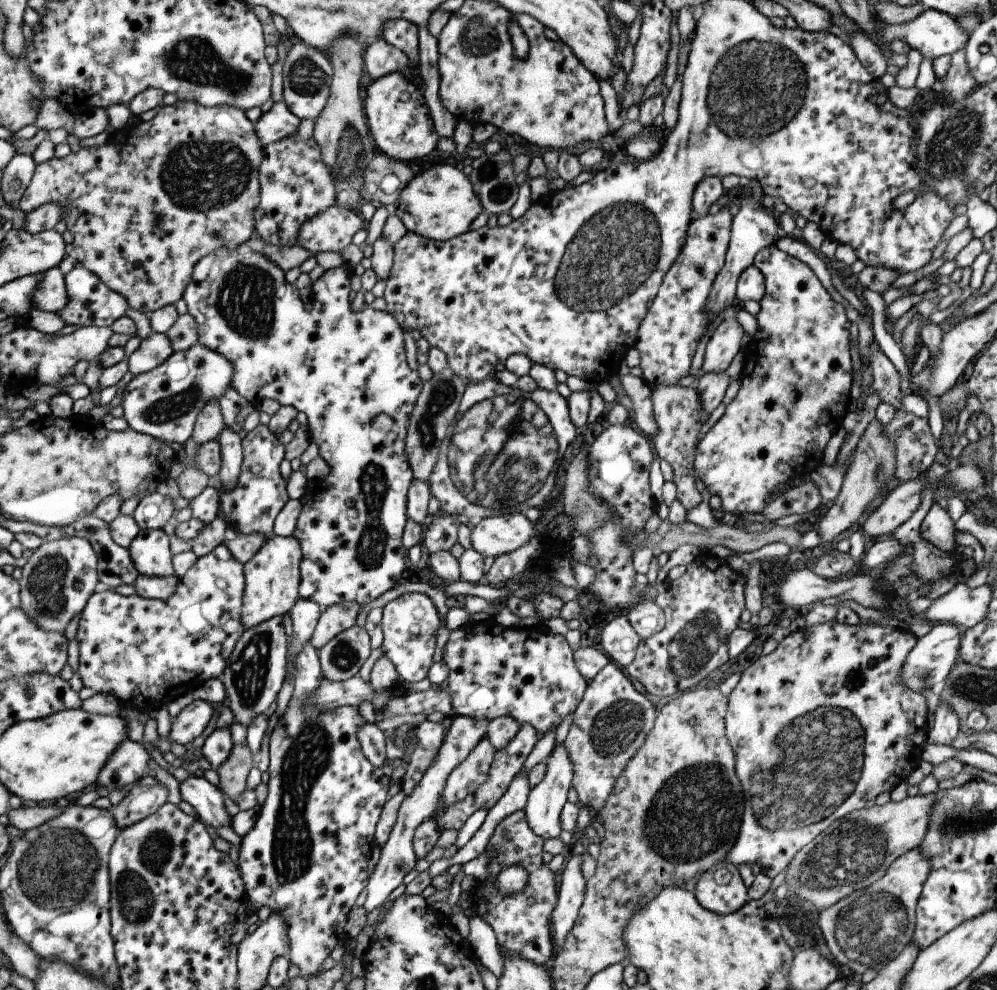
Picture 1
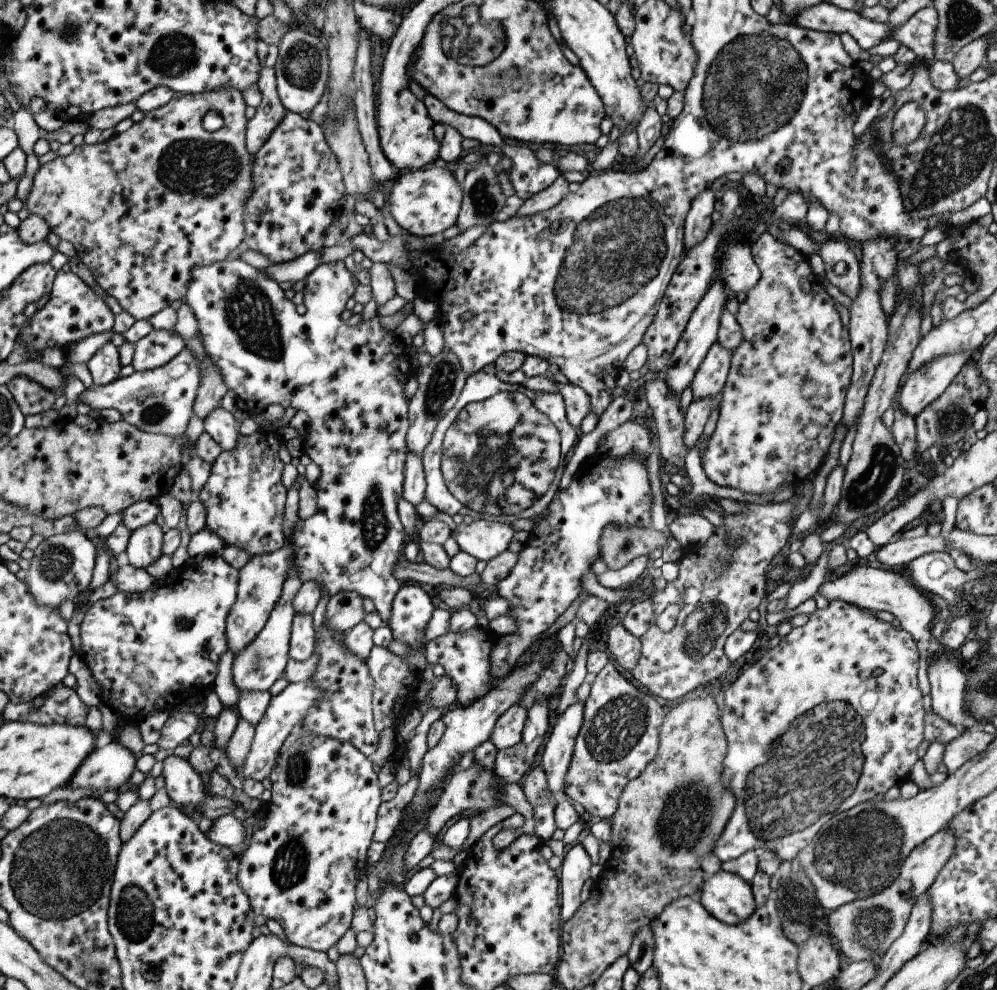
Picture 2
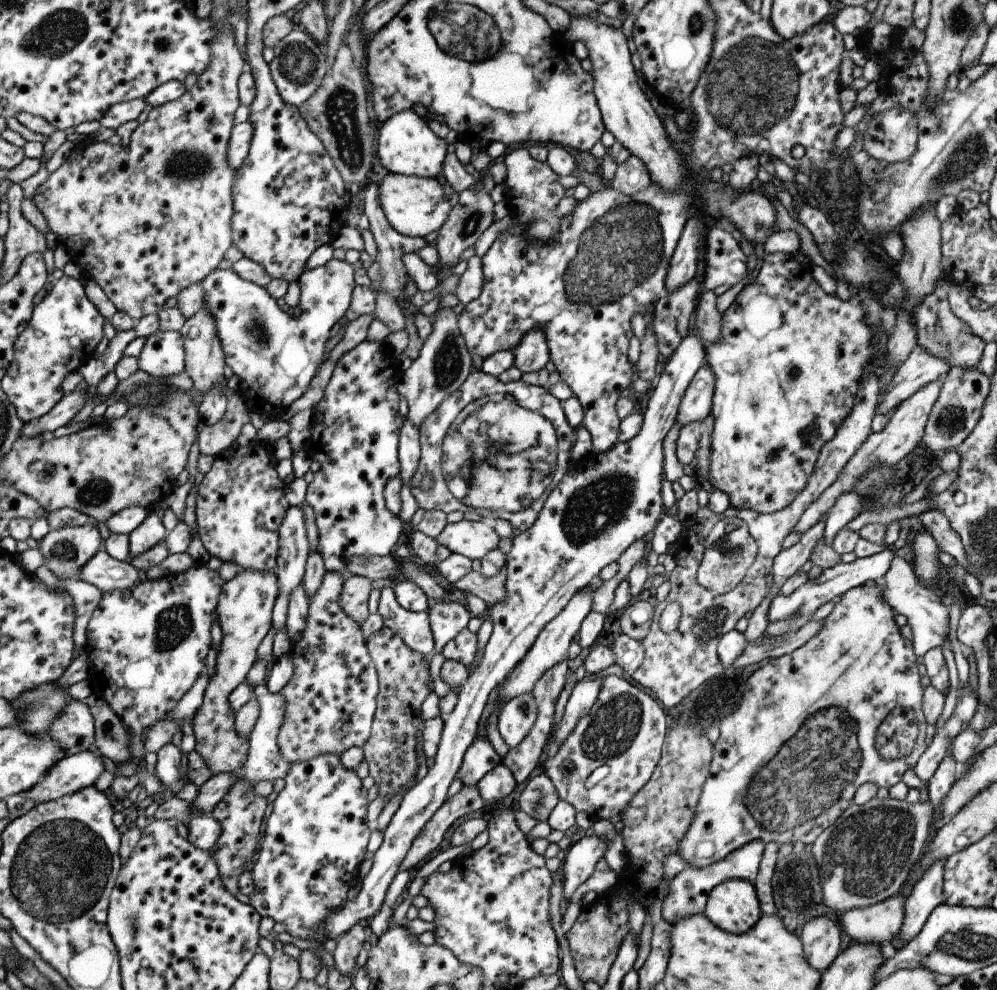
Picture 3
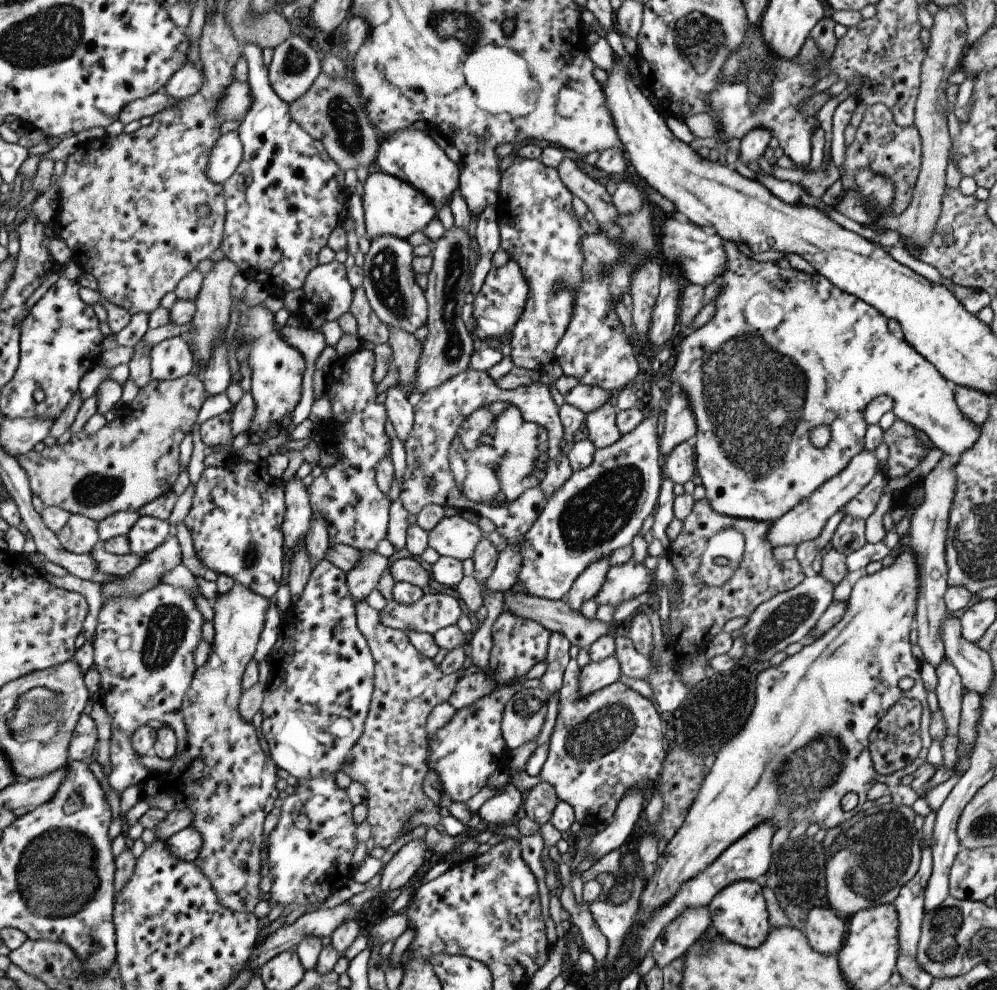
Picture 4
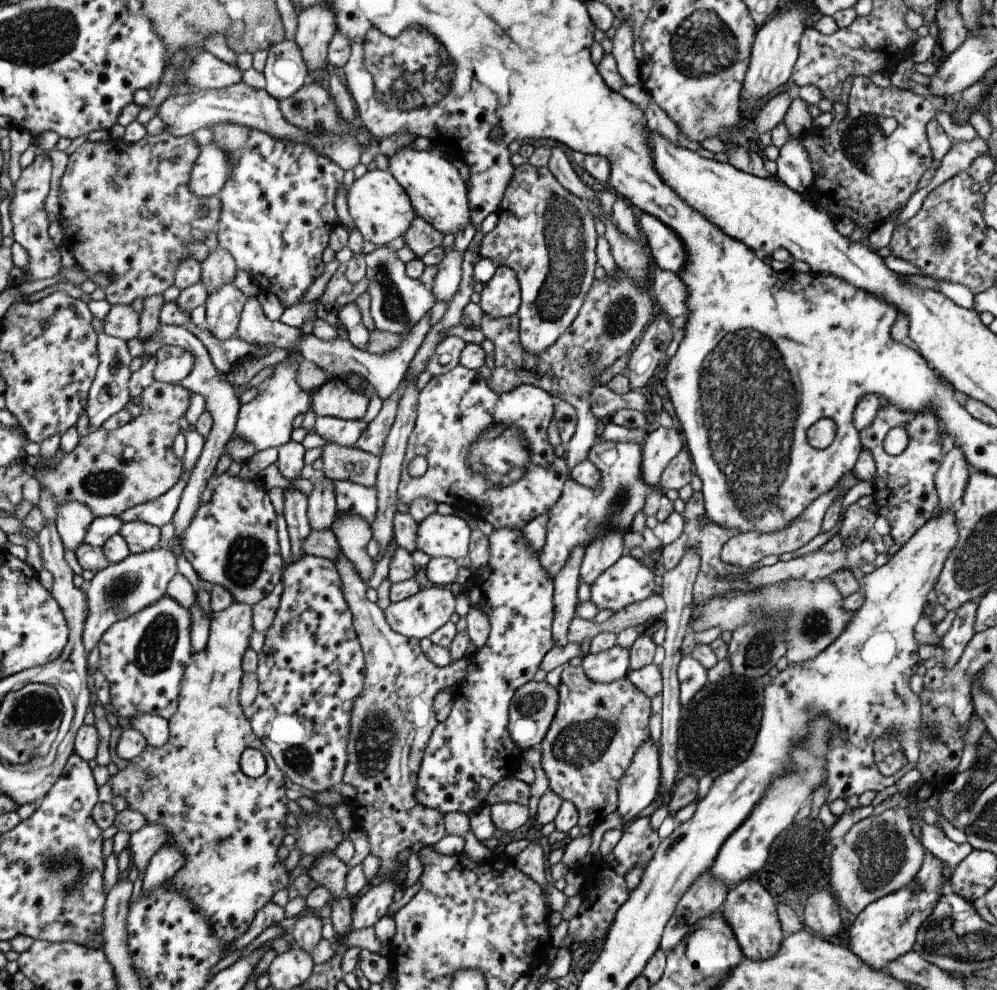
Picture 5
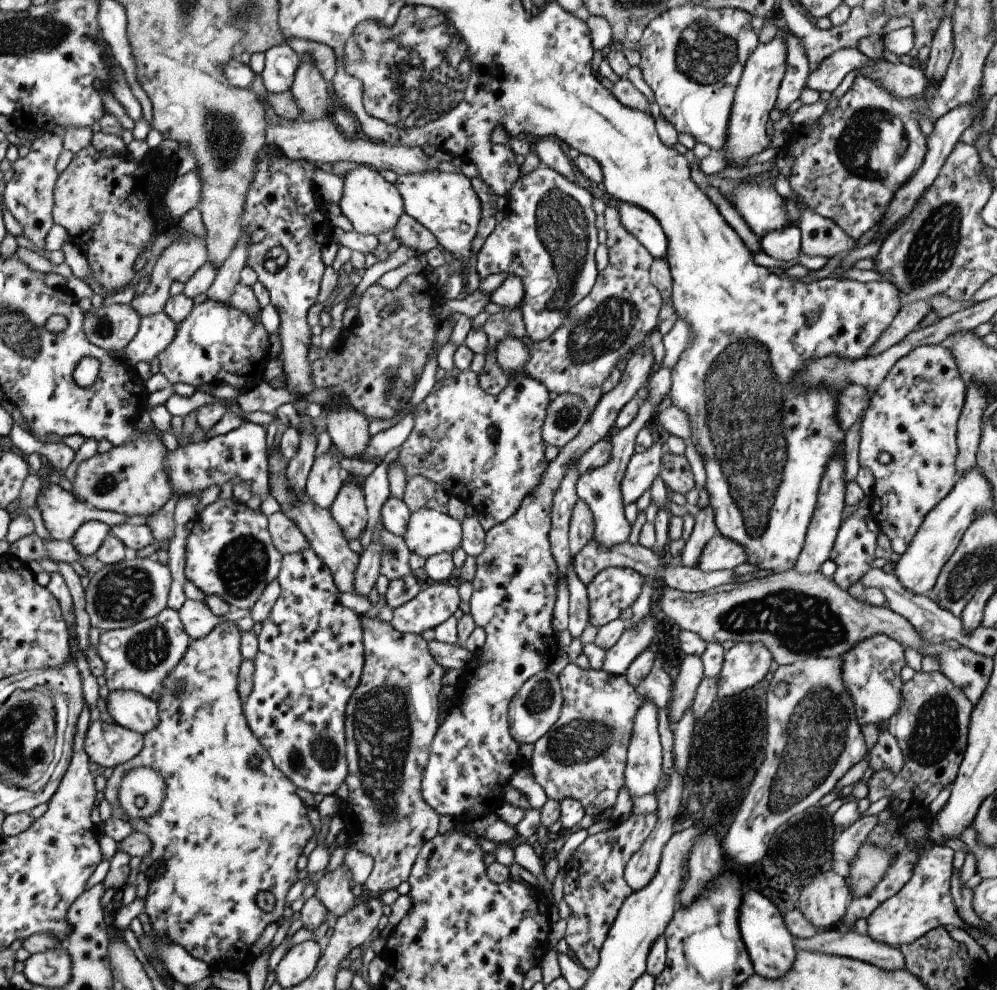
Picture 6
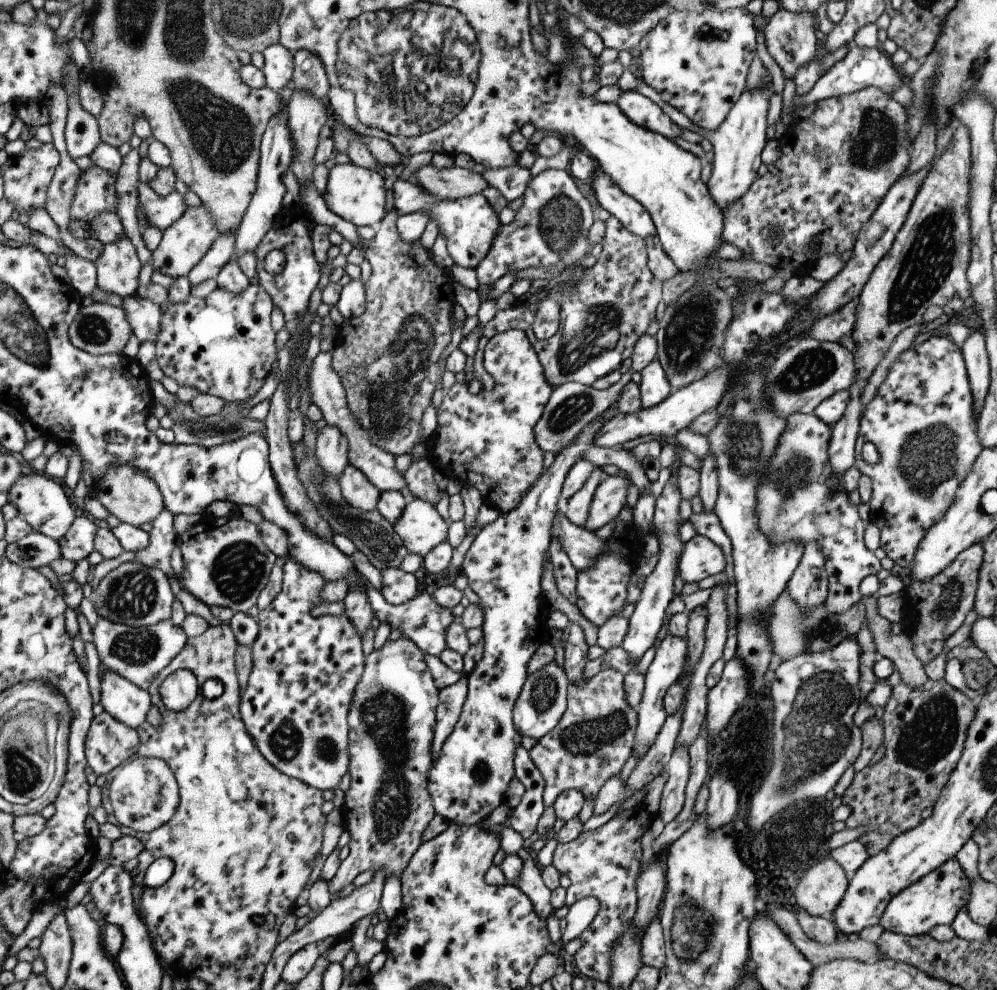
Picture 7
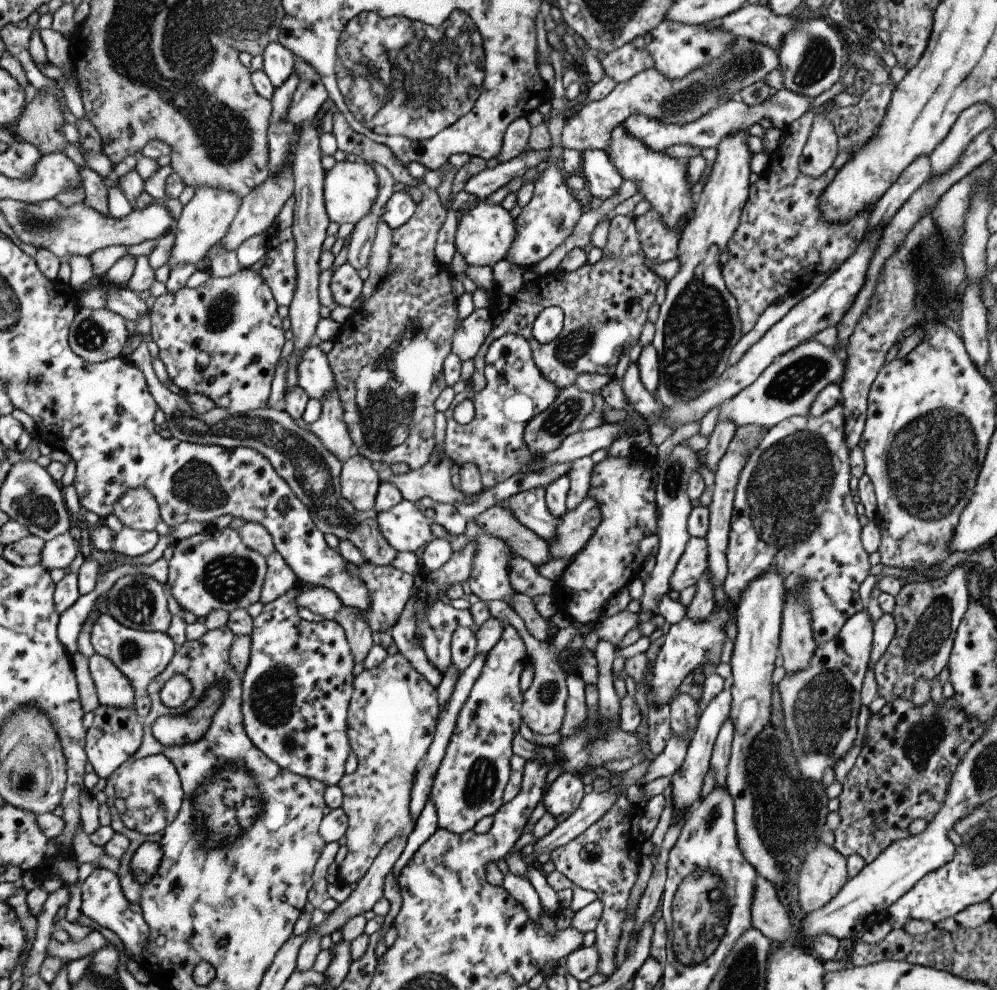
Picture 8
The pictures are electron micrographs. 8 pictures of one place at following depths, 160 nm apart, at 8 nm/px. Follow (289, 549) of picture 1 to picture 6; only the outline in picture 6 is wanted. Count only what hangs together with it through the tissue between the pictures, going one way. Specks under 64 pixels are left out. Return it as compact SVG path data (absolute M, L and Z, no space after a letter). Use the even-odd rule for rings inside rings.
M231 621L216 624L211 629L211 632L207 633L207 636L190 641L187 645L187 650L185 650L179 662L177 662L168 672L168 675L165 675L162 680L157 700L155 700L158 706L158 721L155 723L155 728L142 734L141 750L139 750L132 759L112 768L111 775L106 779L106 785L102 790L104 799L109 802L111 807L110 816L114 819L119 817L126 818L118 806L116 791L122 776L132 768L148 766L159 772L163 777L166 787L164 788L164 799L159 810L144 819L126 819L131 825L133 832L144 834L151 843L149 852L140 858L138 872L145 872L146 868L149 868L149 865L155 861L161 861L164 864L163 874L148 884L147 893L144 896L142 919L151 928L151 933L182 946L187 951L187 954L190 954L194 959L203 961L208 968L210 968L211 973L218 972L222 968L233 968L241 972L244 971L245 966L248 966L254 960L249 948L251 948L255 940L261 936L261 932L263 932L263 928L265 928L267 924L271 924L271 922L275 923L282 918L281 914L283 914L285 894L287 894L287 890L289 890L291 884L297 880L298 870L295 864L297 864L299 856L305 854L317 839L320 830L314 812L297 797L295 793L296 786L273 766L267 751L260 746L256 736L247 728L247 723L241 708L242 702L238 697L236 681L238 666L243 659L239 652L239 645L240 631ZM251 757L258 758L258 763L253 768L250 767L249 762ZM260 890L268 890L274 896L275 905L269 913L261 911L255 904L255 896L257 896L257 892Z

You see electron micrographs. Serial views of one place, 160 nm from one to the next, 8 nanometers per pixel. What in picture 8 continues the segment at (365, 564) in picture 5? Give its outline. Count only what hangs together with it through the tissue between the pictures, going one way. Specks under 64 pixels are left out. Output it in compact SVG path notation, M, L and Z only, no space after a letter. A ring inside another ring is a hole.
M356 453L341 463L339 494L353 506L354 510L372 510L378 488L376 467Z

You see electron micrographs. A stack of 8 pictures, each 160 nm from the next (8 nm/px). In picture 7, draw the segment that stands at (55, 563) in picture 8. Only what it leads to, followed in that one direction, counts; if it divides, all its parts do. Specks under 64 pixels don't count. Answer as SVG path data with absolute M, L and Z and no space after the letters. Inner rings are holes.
M79 513L71 522L63 538L56 541L61 550L61 557L74 563L85 559L94 551L95 532L97 532L97 526Z

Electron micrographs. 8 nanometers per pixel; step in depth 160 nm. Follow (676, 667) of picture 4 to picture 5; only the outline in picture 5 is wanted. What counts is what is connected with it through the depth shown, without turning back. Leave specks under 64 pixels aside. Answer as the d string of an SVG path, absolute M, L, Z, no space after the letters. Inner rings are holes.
M693 491L690 498L684 502L684 511L680 514L683 517L683 530L682 533L668 545L662 545L657 556L658 565L661 570L669 571L677 565L682 554L687 550L694 550L699 553L699 570L696 574L692 586L693 605L699 606L704 603L708 598L719 596L720 594L734 591L739 589L740 591L754 591L742 576L743 569L725 564L720 559L720 550L722 546L731 538L735 533L741 533L734 529L724 529L717 526L707 515L704 509L704 502L702 499L701 491Z

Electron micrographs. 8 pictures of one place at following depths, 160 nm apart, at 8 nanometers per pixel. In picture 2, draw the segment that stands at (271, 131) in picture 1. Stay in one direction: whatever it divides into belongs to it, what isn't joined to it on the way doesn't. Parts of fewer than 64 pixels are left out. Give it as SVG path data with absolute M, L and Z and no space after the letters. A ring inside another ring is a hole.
M261 67L257 87L261 95L261 103L255 110L253 118L245 126L245 150L251 154L264 144L271 130L279 124L285 114L285 108L277 97L275 72L272 68Z

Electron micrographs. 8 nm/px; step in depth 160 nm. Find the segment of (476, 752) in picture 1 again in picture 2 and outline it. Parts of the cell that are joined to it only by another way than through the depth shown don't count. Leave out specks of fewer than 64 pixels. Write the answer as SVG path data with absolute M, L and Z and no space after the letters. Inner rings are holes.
M472 762L467 770L457 771L451 774L451 778L445 782L445 788L441 790L441 794L437 796L435 805L431 807L429 814L424 821L427 834L431 834L434 838L439 837L439 831L445 826L445 822L453 817L459 817L461 812L465 810L481 810L487 811L489 808L497 806L511 806L518 814L523 816L525 820L525 834L534 836L533 832L533 807L525 800L525 796L519 786L508 785L504 788L499 788L493 784L492 770L485 770L481 766L477 766Z

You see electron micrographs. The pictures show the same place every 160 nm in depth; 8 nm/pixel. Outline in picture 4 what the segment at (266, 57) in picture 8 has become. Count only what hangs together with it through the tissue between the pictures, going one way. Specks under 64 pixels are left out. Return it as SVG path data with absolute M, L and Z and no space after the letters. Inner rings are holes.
M291 35L272 50L267 79L271 90L289 105L303 96L322 72L319 52L313 42Z

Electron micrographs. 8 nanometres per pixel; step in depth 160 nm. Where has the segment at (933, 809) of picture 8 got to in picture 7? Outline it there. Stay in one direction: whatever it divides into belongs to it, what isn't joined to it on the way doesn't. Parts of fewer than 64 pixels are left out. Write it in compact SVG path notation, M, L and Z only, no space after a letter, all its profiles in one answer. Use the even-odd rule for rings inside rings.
M943 678L926 679L919 688L911 688L902 681L891 689L891 696L881 714L883 756L875 764L865 766L855 773L853 781L841 796L841 805L849 806L851 814L846 828L863 826L865 832L856 840L865 848L868 857L877 855L903 832L915 828L921 821L920 813L931 808L939 792L947 783L949 774L959 761L964 748L967 728L975 714L975 701L969 700L959 690L949 686Z

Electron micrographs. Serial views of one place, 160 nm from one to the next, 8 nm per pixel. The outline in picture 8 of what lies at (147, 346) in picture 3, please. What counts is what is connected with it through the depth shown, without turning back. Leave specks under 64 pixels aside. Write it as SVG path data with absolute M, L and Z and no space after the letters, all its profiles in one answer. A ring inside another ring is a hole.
M241 268L237 274L229 276L229 278L210 277L203 286L197 288L179 288L173 294L166 293L155 298L151 309L149 309L149 320L151 322L151 330L149 336L151 341L157 346L158 357L165 372L172 384L177 386L183 392L183 395L192 393L203 394L207 396L216 408L225 408L229 414L247 414L253 413L257 408L264 407L267 398L269 398L270 385L274 378L274 370L279 359L281 348L283 348L284 331L281 329L281 319L276 312L276 303L273 301L269 288L264 284L261 276L257 272L253 272L250 268Z

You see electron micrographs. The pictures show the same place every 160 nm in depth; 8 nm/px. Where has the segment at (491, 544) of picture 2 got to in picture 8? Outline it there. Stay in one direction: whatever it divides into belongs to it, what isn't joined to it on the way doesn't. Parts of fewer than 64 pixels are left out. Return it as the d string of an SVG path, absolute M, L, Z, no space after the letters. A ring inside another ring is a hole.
M404 499L395 507L377 513L377 528L385 542L396 552L417 554L417 548L425 547L433 538L431 524L427 511Z

